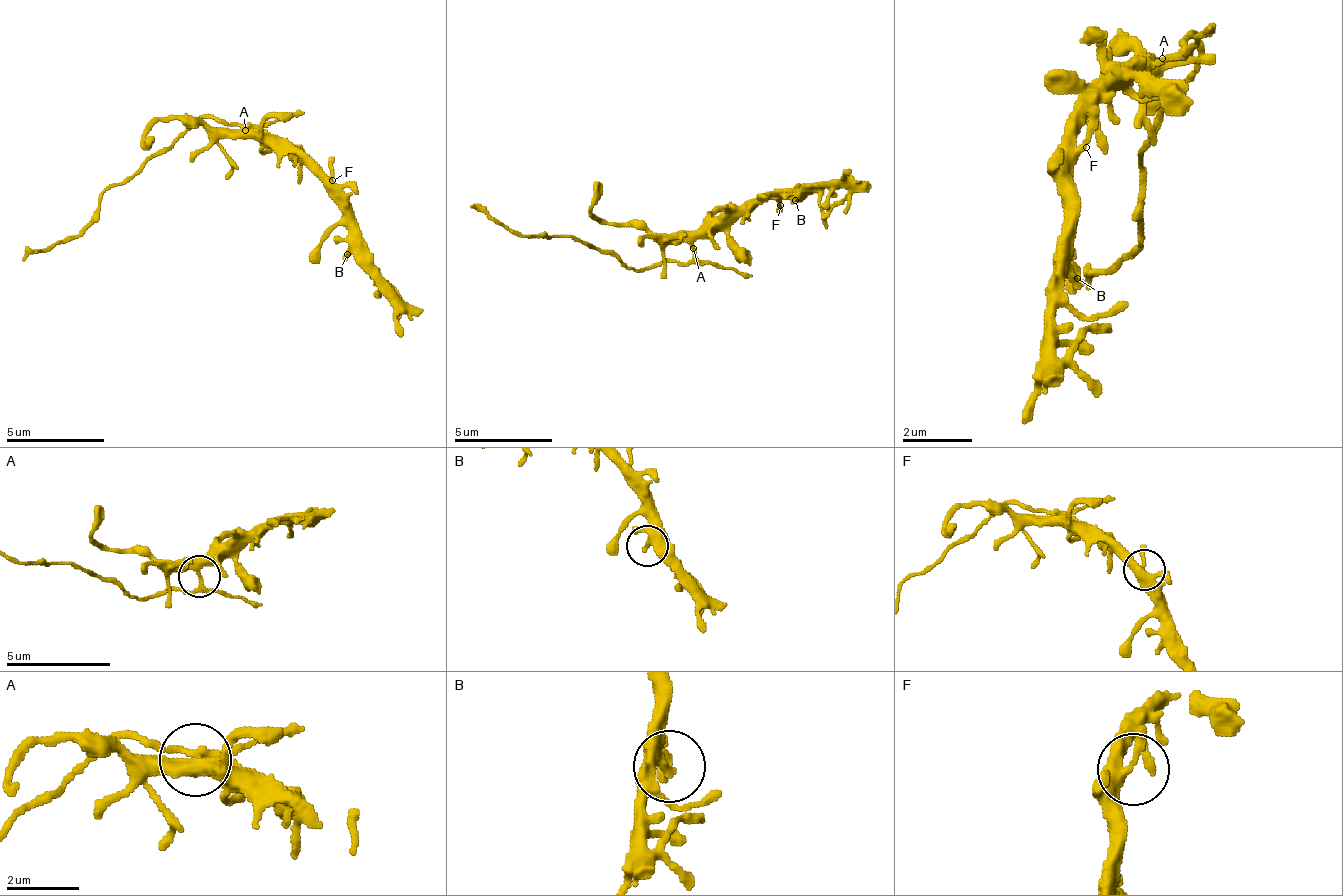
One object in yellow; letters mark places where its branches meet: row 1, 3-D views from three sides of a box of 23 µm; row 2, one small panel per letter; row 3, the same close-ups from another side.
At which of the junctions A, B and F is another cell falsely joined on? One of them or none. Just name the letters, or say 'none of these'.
A

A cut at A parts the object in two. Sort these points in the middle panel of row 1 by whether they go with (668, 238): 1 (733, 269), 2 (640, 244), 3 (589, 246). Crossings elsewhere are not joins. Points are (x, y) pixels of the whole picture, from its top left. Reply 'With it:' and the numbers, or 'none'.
With it: 2

